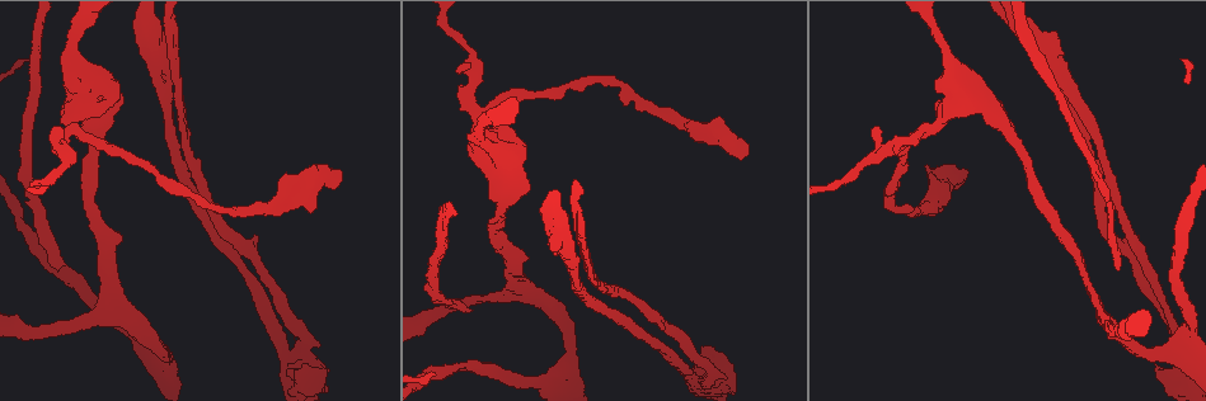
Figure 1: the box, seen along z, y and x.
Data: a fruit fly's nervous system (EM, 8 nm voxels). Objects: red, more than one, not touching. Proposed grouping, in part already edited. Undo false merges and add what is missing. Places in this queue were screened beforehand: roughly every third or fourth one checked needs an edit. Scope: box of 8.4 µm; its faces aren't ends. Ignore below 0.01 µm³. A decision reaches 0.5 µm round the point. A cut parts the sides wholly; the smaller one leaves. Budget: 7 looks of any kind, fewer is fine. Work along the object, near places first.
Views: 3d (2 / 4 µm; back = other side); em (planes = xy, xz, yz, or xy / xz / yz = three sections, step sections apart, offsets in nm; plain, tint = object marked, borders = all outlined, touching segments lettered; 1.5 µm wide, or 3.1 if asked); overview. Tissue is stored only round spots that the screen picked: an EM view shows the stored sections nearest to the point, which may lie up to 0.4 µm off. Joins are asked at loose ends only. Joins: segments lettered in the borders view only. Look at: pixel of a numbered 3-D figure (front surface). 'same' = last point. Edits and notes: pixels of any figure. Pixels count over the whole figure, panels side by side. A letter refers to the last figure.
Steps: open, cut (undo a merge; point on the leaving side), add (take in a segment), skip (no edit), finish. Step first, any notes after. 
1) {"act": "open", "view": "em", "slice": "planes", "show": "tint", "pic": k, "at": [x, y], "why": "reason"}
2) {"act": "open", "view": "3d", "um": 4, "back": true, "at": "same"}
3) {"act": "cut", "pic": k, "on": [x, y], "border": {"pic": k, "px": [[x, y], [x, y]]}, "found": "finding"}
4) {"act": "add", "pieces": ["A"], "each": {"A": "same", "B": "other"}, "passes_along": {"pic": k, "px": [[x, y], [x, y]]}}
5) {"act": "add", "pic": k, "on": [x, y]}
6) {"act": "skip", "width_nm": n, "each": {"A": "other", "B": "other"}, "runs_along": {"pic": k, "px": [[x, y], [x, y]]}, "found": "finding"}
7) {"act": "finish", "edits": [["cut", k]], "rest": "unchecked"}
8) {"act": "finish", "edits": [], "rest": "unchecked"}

{"act": "open", "view": "3d", "um": 2, "back": true, "pic": 1, "at": [92, 164], "why": "a narrow waist"}

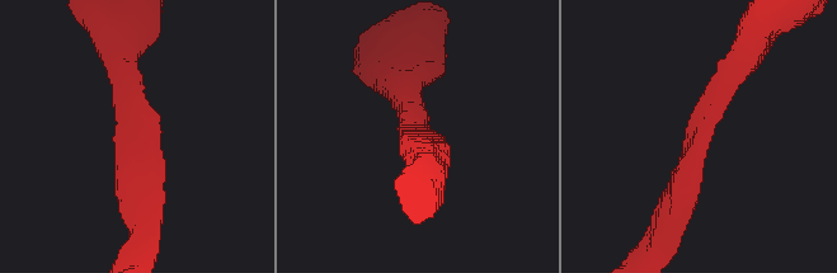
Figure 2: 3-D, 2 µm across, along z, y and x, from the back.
{"act": "open", "view": "em", "um": 3.1, "slice": "planes", "show": "tint", "pic": 2, "at": [708, 121]}

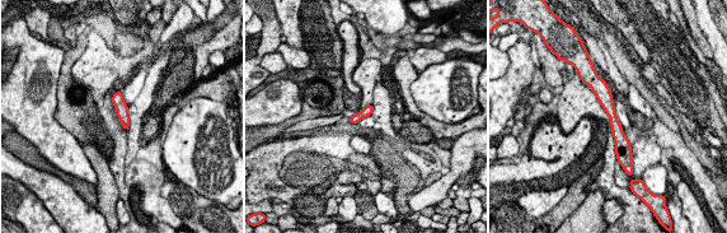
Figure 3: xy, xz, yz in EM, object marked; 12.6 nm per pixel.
{"act": "open", "view": "em", "um": 3.1, "slice": "planes", "show": "borders", "at": "same", "why": "what lies round it"}

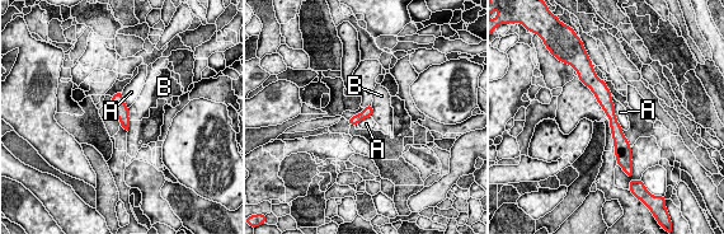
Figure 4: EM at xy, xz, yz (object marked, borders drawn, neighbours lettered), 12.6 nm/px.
{"act": "skip", "each": {"A": "other", "B": "other"}, "runs_along": {"pic": 4, "px": [[596, 80], [612, 117], [617, 149]]}, "found": "one cell here"}

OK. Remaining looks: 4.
{"act": "open", "view": "em", "slice": "planes", "show": "tint", "pic": 1, "at": [925, 132], "why": "abrupt turn"}

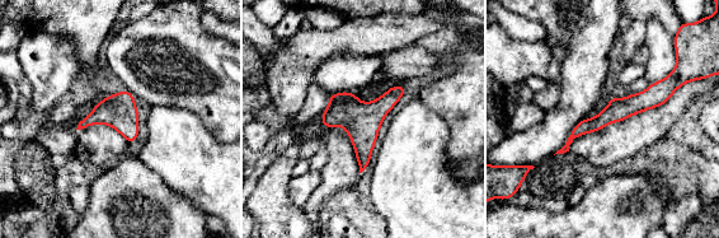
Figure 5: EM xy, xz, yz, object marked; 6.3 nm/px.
{"act": "open", "view": "em", "slice": "planes", "show": "borders", "at": "same", "why": "what lies round it"}

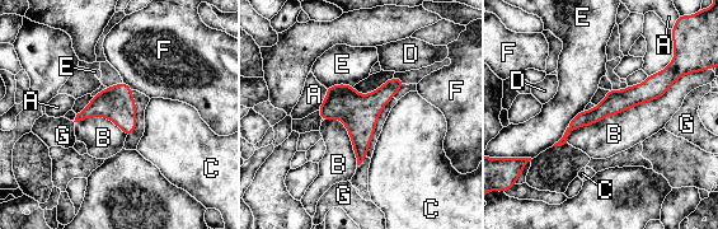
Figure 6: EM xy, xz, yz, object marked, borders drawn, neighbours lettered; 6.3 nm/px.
{"act": "skip", "each": {"A": "other", "B": "other", "C": "other", "D": "other", "E": "other", "F": "other", "G": "other"}, "found": "one cell here"}

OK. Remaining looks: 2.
{"act": "open", "view": "em", "um": 3.1, "slice": "planes", "show": "borders", "pic": 1, "at": [571, 366], "why": "four-way junction"}

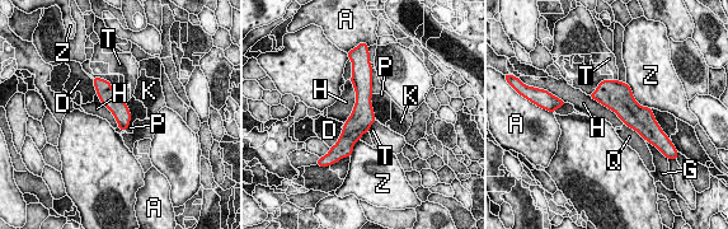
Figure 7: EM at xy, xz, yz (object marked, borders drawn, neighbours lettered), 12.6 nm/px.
{"act": "skip", "width_nm": 220, "longest_contact_nm": ["H", 550], "each": {"A": "other", "D": "other", "G": "other", "H": "other", "K": "other", "P": "other", "Q": "other", "T": "other", "Z": "other"}, "found": "one cell here"}

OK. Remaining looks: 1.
{"act": "finish", "edits": [], "rest": "unchecked"}

